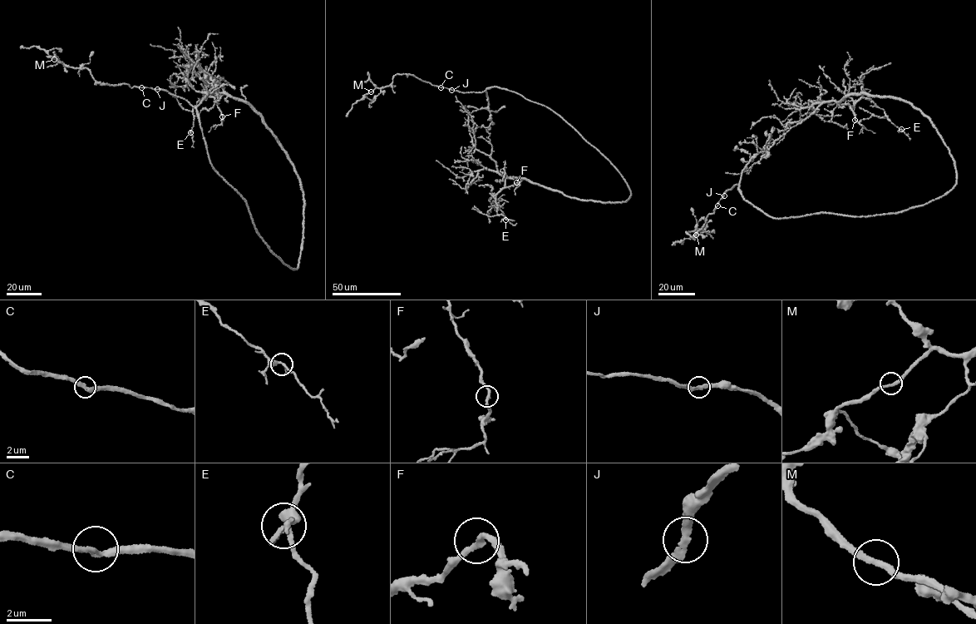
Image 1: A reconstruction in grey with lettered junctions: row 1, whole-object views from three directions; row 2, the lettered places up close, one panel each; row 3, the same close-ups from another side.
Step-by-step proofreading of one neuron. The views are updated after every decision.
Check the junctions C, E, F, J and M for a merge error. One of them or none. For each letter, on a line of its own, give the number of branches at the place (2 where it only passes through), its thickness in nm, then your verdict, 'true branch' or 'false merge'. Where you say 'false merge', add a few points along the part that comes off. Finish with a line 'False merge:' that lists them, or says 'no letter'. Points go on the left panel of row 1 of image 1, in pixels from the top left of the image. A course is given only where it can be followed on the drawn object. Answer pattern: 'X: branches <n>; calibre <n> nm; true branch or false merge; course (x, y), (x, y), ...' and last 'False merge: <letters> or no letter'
C: branches 2; calibre 280 nm; true branch
E: branches 2; calibre 280 nm; true branch
F: branches 2; calibre 240 nm; true branch
J: branches 2; calibre 260 nm; true branch
M: branches 2; calibre 280 nm; true branch
False merge: no letter

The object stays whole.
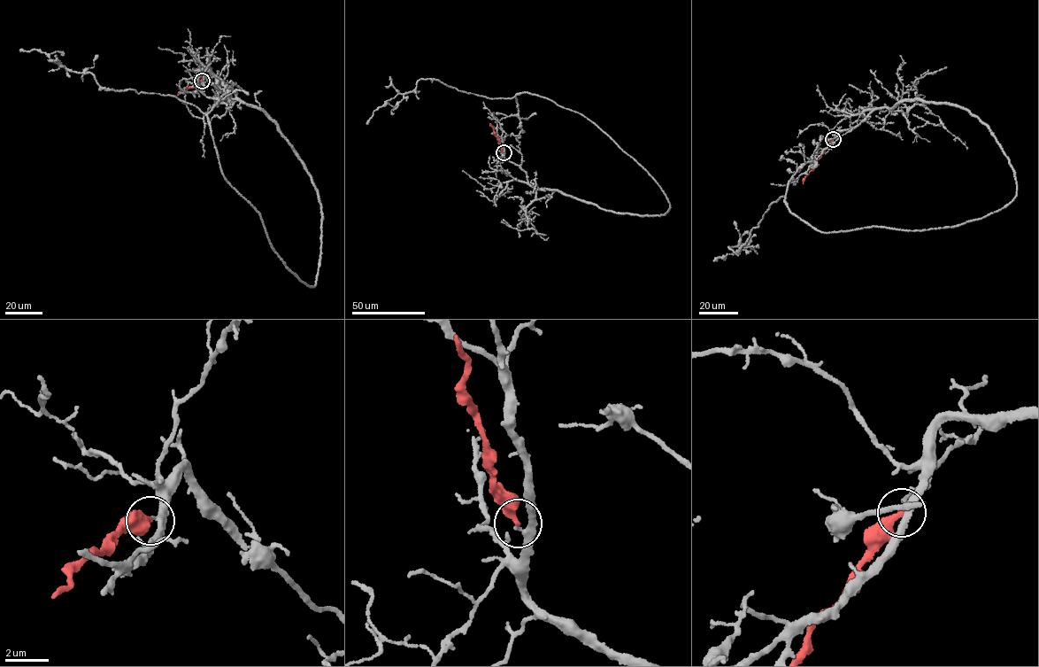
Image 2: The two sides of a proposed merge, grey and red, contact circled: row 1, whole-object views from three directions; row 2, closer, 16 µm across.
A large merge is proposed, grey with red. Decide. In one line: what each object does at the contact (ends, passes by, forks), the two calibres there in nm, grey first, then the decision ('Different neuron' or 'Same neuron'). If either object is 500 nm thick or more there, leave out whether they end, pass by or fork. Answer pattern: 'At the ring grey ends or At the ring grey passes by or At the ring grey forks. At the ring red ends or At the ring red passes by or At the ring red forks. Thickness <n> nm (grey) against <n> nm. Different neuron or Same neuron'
At the ring grey passes by. At the ring red ends. Thickness 200 nm (grey) against 360 nm. Different neuron

